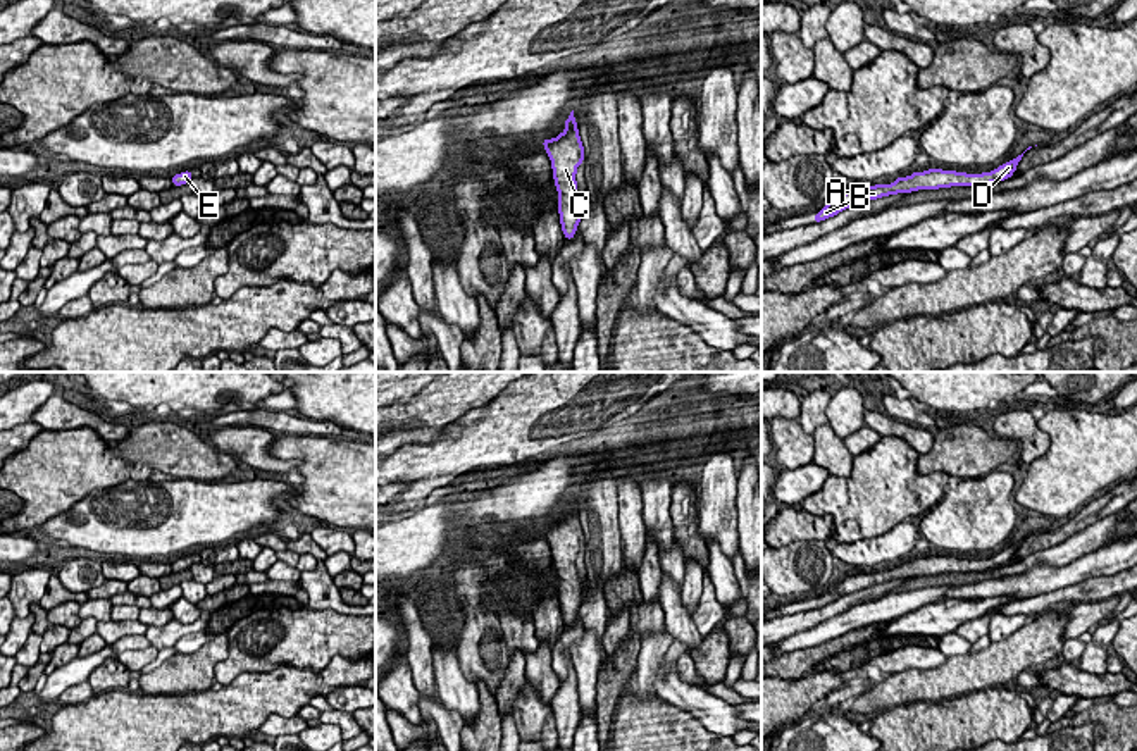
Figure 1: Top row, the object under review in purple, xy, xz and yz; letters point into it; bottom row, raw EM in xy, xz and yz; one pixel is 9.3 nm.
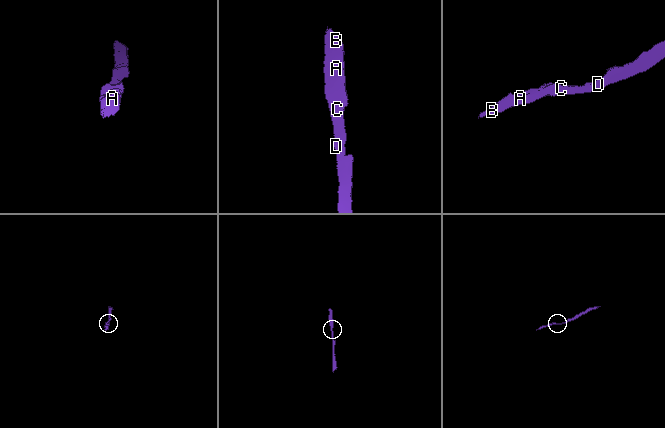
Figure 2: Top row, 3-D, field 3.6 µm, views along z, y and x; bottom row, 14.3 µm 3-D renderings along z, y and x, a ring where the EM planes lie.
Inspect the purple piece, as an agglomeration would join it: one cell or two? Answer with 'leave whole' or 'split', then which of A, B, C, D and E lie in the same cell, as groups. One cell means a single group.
leave whole | A B C D E

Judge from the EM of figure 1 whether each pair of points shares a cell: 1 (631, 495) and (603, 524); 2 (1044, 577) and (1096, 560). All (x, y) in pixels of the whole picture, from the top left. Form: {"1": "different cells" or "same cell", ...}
{"1": "different cells", "2": "same cell"}

